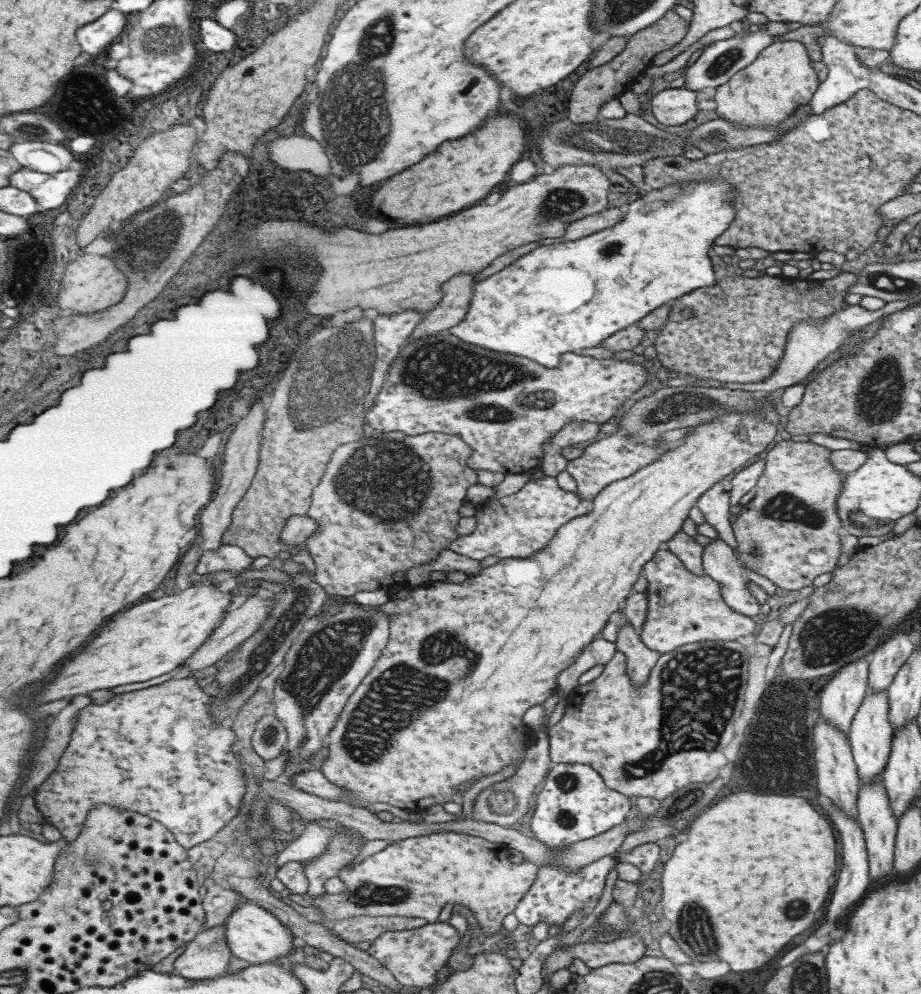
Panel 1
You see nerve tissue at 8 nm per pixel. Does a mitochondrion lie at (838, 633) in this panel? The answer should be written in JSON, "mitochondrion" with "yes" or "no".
{"mitochondrion":"yes"}

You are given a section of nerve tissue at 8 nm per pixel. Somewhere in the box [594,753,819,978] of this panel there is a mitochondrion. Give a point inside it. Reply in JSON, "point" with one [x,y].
{"point":[690,925]}

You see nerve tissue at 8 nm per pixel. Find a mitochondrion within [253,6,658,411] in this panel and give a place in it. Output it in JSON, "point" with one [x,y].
{"point":[353,97]}

